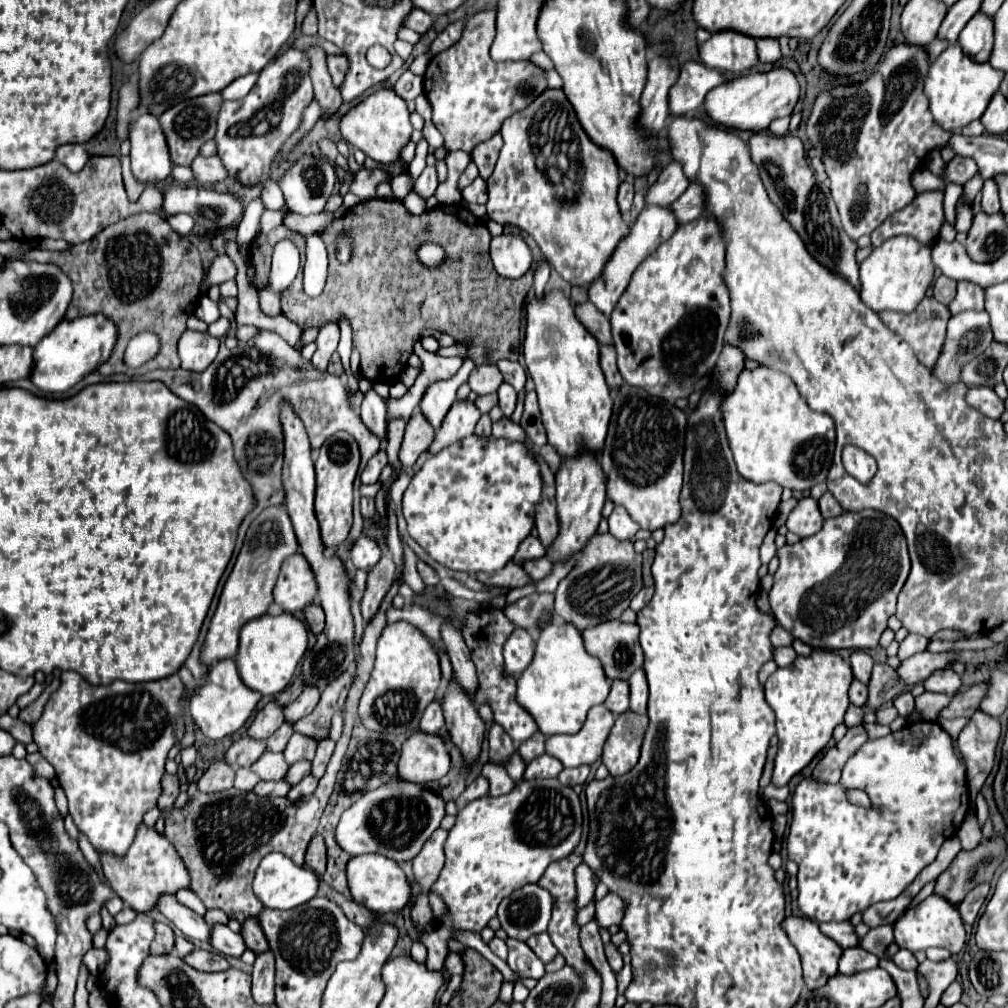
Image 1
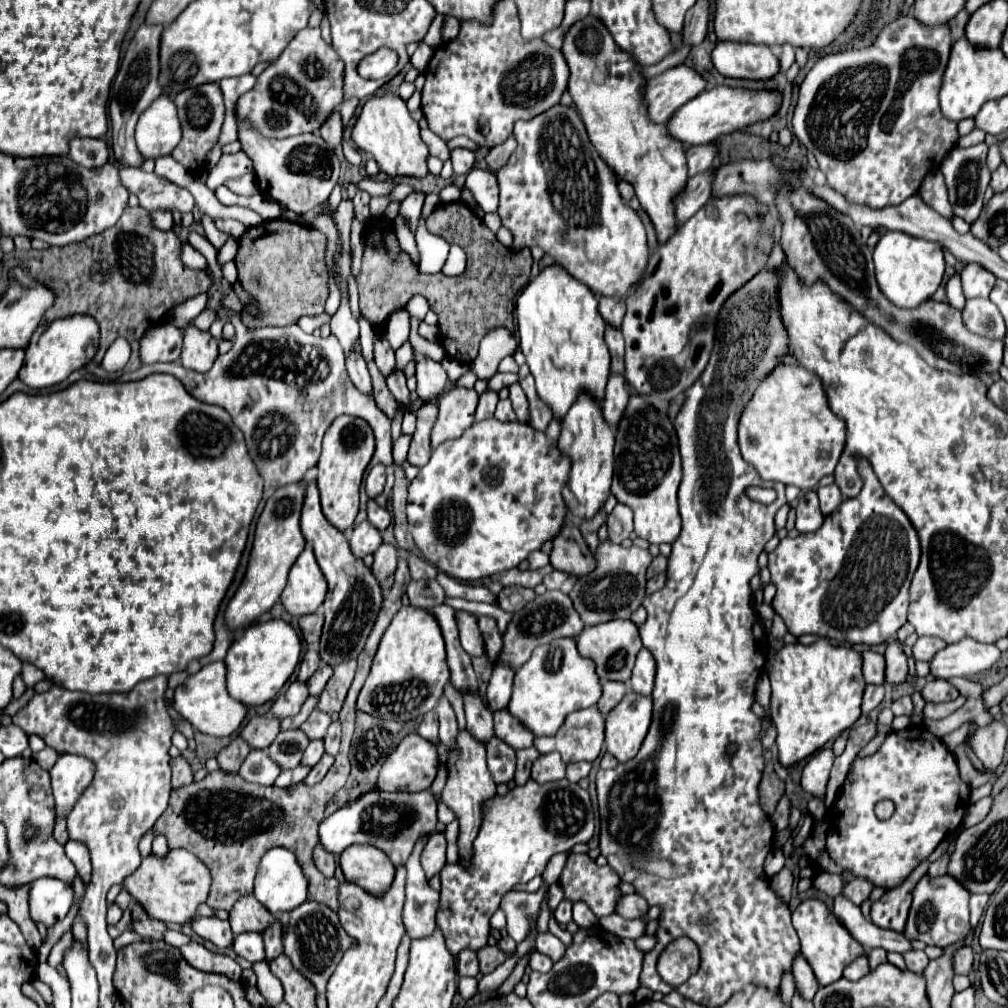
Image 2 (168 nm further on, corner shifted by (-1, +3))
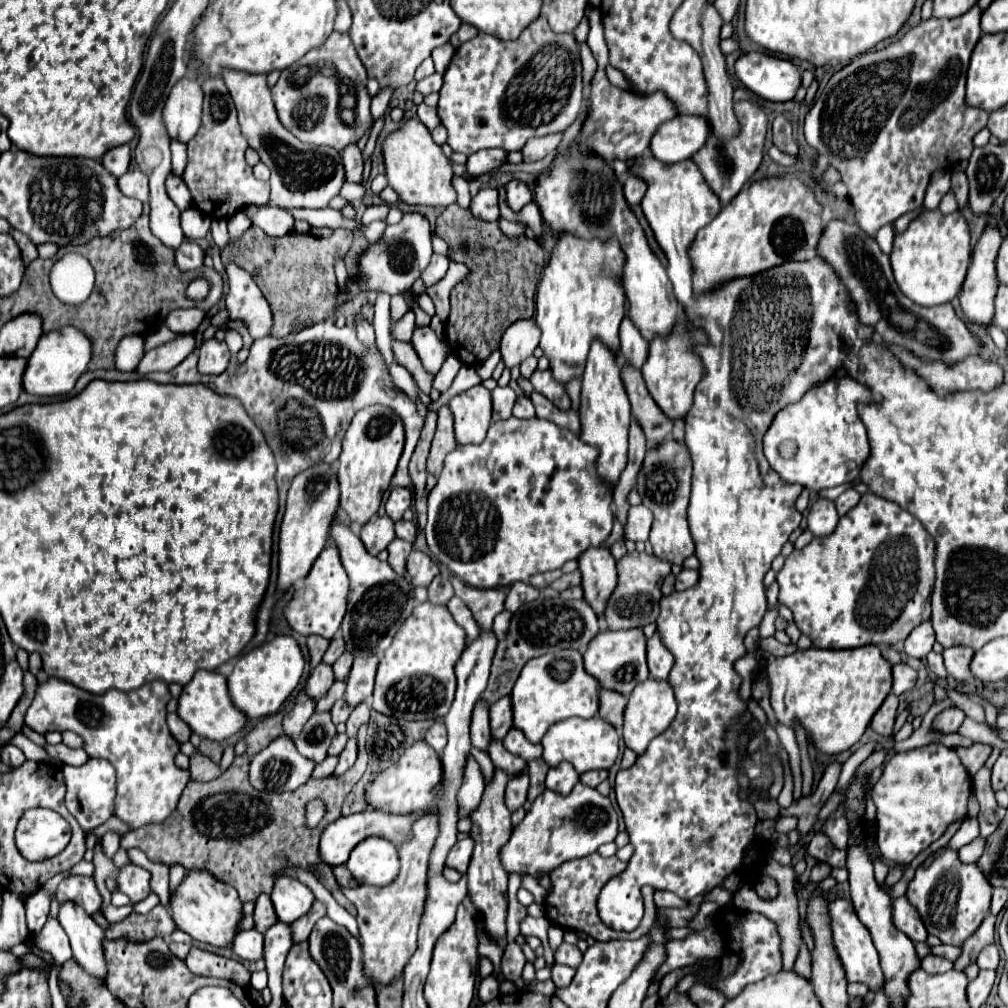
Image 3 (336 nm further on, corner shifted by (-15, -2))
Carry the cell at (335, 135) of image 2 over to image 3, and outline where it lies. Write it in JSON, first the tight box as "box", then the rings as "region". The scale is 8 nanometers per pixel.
{"box":[342,143,364,183],"region":[[[350,143],[344,147],[342,151],[344,157],[344,171],[346,171],[346,181],[354,181],[360,183],[362,181],[362,169],[364,169],[364,161],[362,161],[362,153],[358,149],[356,143]]]}

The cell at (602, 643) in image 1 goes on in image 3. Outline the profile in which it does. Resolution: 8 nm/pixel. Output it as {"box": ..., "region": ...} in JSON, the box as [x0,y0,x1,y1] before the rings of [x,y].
{"box":[584,629,650,695],"region":[[[640,629],[602,631],[592,639],[584,653],[584,669],[600,681],[600,687],[630,695],[630,691],[650,677],[646,665],[646,637]]]}

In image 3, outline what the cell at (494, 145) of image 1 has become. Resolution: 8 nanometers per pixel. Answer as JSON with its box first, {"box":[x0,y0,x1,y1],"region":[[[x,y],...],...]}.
{"box":[522,135,562,163],"region":[[[548,135],[548,137],[534,137],[526,143],[526,147],[522,149],[522,161],[524,163],[532,163],[532,161],[540,161],[544,159],[548,153],[556,151],[556,147],[560,145],[562,135]]]}

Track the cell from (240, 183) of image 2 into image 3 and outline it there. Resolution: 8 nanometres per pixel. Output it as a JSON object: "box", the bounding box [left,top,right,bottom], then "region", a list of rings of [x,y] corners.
{"box":[182,79,270,219],"region":[[[208,79],[202,83],[202,91],[202,127],[196,133],[196,139],[188,143],[188,165],[182,179],[192,193],[194,205],[204,215],[212,219],[226,219],[238,213],[248,203],[268,203],[270,185],[266,181],[256,181],[252,175],[252,167],[244,161],[244,151],[248,143],[240,133],[236,107],[226,83],[222,79]]]}

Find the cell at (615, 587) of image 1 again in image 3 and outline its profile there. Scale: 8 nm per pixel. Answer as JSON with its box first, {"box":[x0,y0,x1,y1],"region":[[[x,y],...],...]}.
{"box":[604,553,670,631],"region":[[[626,553],[622,559],[616,561],[618,567],[618,585],[614,587],[606,609],[604,609],[604,619],[608,623],[608,629],[616,631],[616,629],[642,629],[648,623],[654,623],[658,617],[658,601],[662,597],[660,593],[660,581],[662,577],[666,577],[670,573],[670,563],[662,561],[654,555],[646,555],[646,553]]]}

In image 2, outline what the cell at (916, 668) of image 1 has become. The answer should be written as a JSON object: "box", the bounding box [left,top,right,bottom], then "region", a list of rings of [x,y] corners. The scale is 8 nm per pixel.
{"box":[930,638,1002,680],"region":[[[964,638],[962,642],[946,646],[930,660],[932,676],[944,680],[954,676],[970,678],[996,664],[1000,654],[1002,652],[994,644],[982,644],[974,638]]]}

